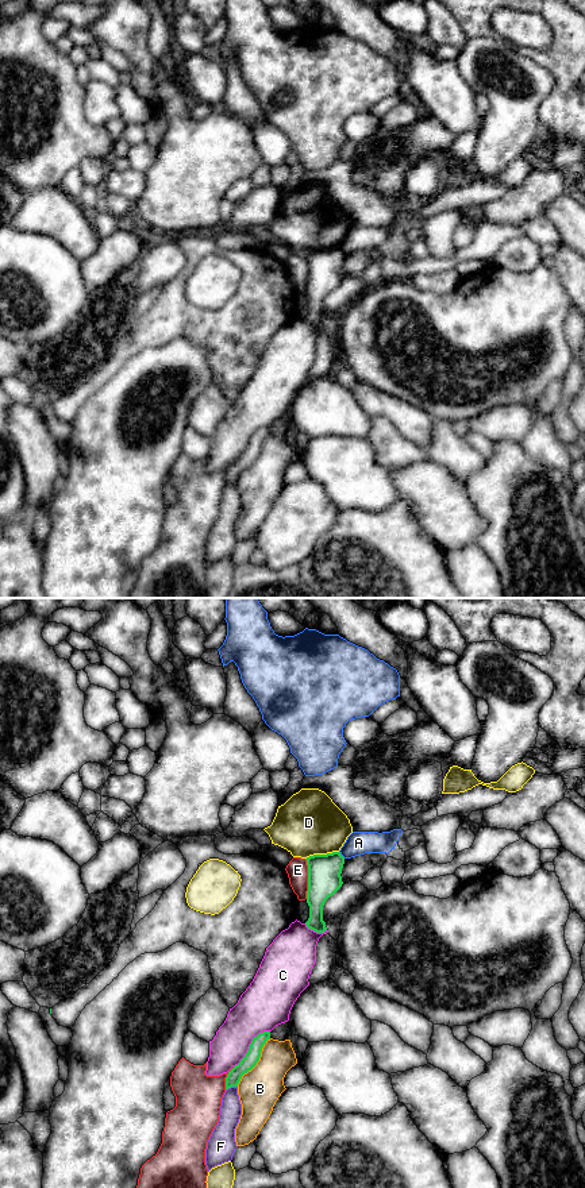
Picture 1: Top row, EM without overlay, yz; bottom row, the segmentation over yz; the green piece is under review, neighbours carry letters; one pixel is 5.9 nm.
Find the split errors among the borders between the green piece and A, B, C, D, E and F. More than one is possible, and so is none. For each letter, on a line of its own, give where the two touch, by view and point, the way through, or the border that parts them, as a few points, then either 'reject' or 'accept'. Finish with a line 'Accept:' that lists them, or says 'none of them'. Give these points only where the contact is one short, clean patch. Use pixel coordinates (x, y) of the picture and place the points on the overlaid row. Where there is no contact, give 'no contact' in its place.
A: yz (341, 855) | along yz (339, 851), (345, 857) | reject
B: yz (257, 1061) | reject
C: yz (250, 1045) | reject
D: yz (322, 855) | reject
E: yz (308, 879) | reject
F: yz (231, 1086) | reject
Accept: none of them

